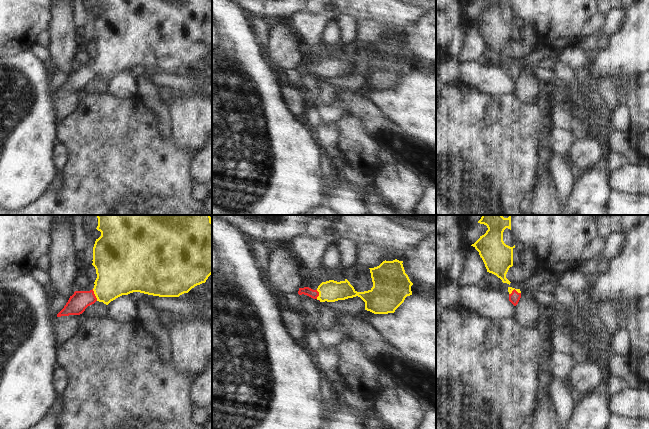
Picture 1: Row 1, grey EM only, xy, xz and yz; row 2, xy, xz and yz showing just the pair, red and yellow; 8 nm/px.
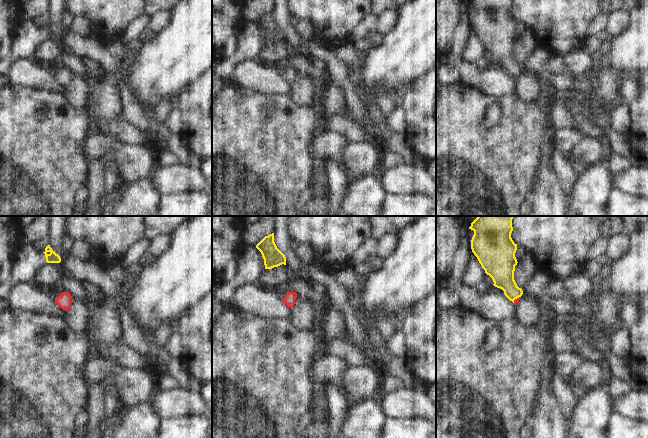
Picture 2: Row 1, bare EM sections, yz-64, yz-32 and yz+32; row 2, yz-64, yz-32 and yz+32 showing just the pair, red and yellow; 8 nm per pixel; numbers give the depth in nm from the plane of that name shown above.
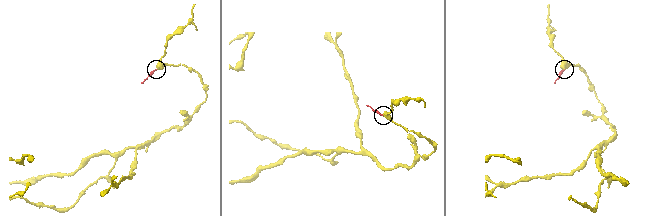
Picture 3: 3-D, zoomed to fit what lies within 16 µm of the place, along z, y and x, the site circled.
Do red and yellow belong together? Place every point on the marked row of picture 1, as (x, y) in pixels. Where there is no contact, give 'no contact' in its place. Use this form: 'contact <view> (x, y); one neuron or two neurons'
contact xy (94, 295); one neuron

